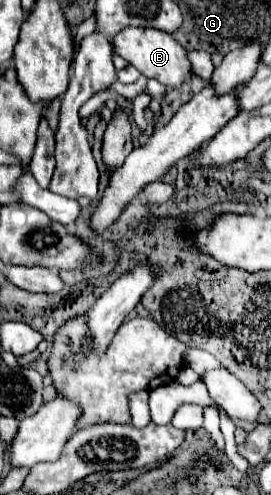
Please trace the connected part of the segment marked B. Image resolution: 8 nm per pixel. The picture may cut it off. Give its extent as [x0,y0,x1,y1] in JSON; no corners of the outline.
[113,27,191,87]

